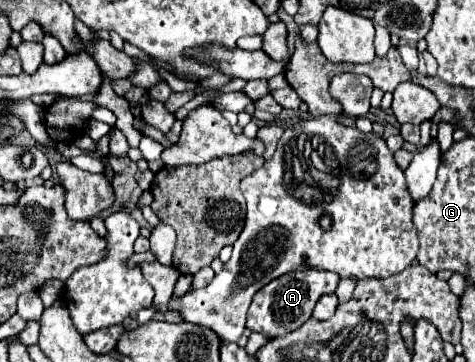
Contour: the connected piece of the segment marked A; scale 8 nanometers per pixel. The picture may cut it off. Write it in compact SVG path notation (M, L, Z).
M299 270L299 272L285 274L281 278L275 278L253 296L253 302L247 314L247 328L251 332L259 332L267 336L267 340L285 336L297 330L299 326L303 326L303 322L311 318L311 312L317 300L323 294L333 294L337 284L339 284L339 276L335 272L323 272L323 270Z

